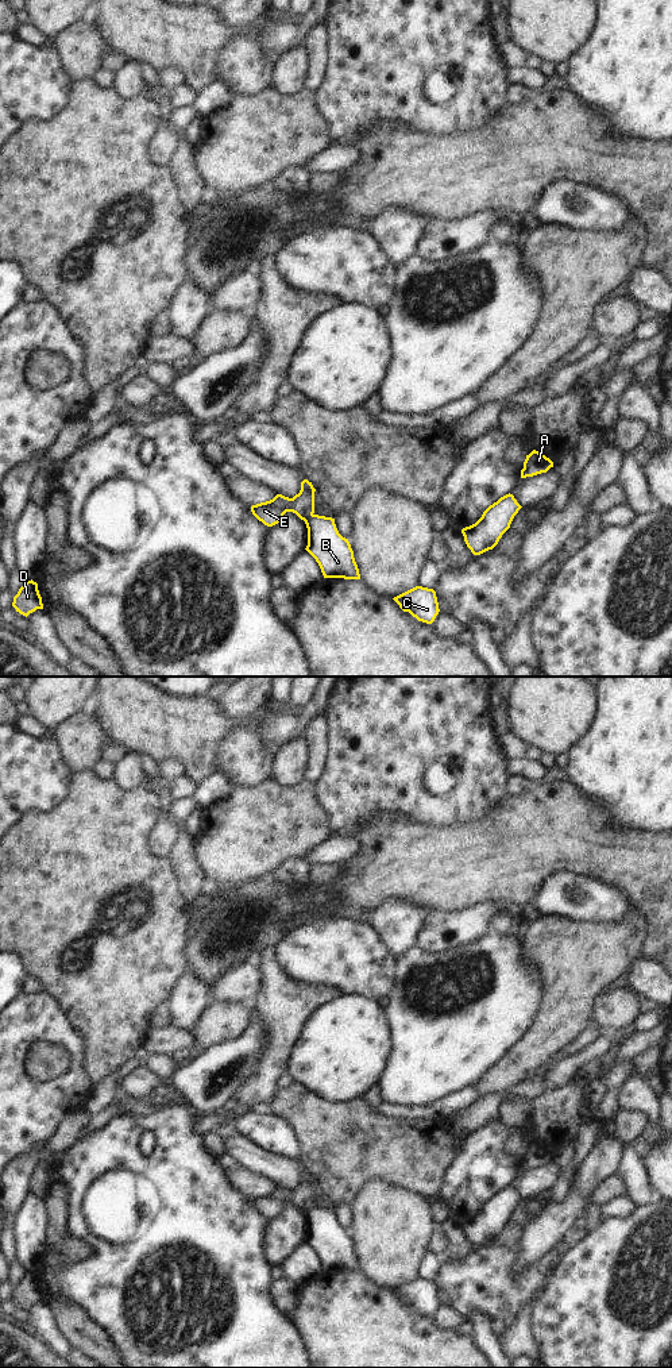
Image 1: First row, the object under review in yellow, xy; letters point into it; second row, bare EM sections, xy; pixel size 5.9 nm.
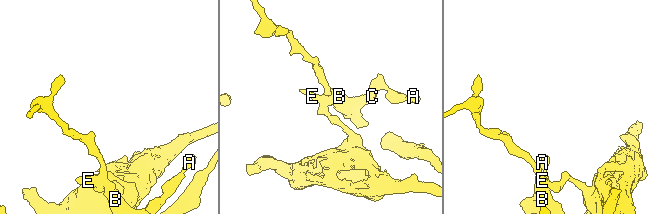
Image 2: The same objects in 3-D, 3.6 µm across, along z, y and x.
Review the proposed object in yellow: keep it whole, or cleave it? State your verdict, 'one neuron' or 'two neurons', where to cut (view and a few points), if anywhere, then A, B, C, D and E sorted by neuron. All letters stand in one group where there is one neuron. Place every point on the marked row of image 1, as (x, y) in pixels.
two neurons; cut xy (312, 513), (304, 520); groups A B C / D E

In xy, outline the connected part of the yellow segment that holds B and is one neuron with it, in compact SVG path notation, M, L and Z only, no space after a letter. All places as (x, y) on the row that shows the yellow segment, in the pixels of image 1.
M312 515L305 524L305 550L316 559L324 578L360 579L351 544L339 533L335 519Z

